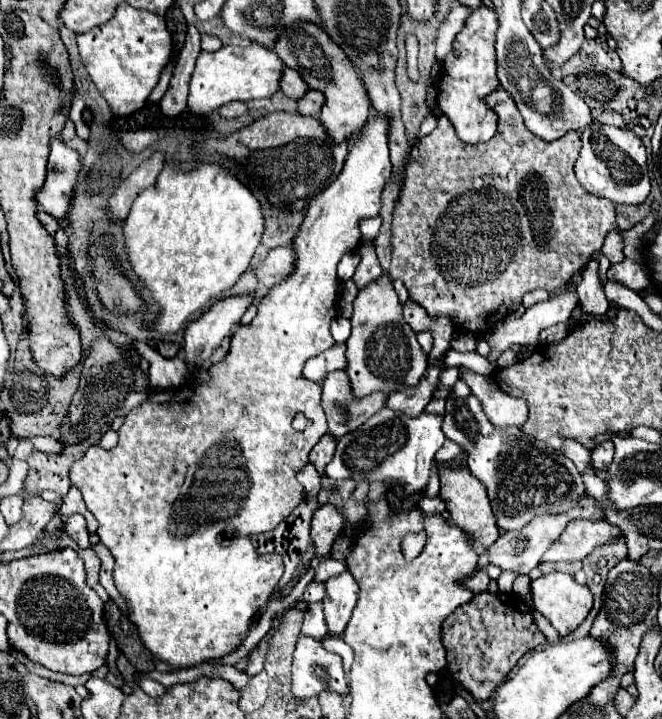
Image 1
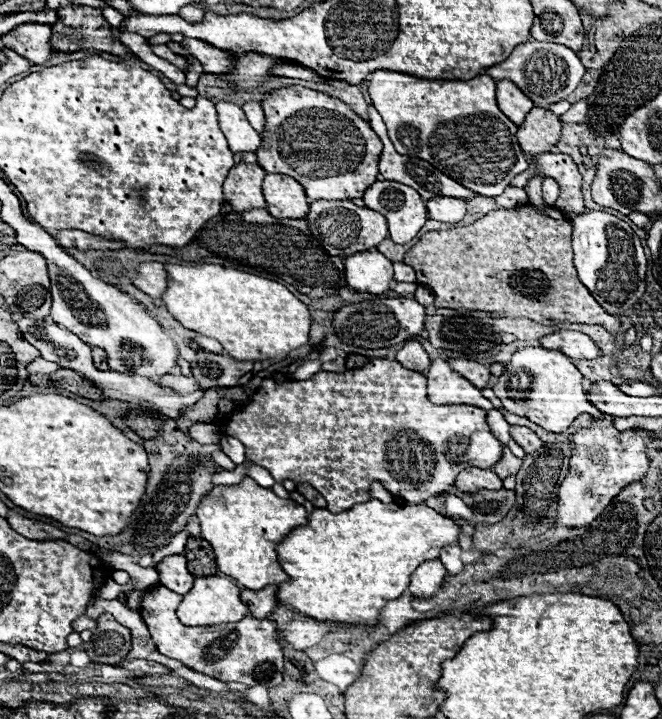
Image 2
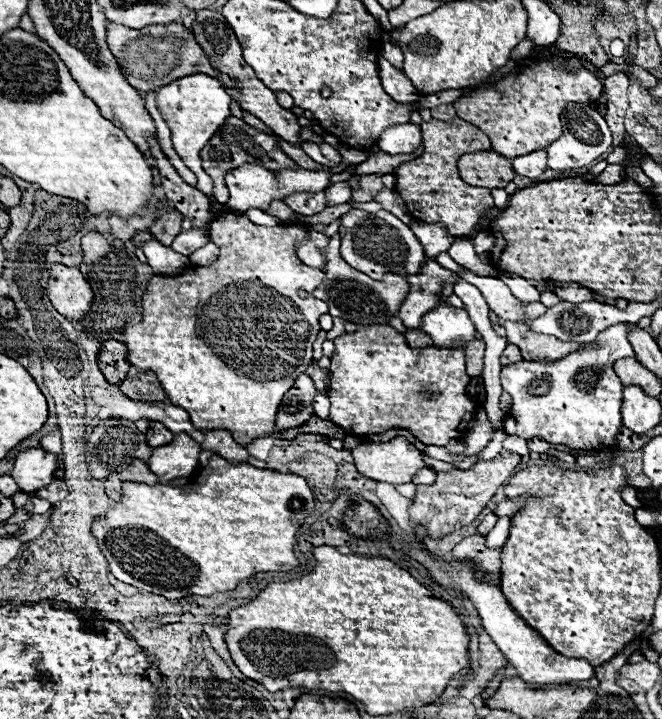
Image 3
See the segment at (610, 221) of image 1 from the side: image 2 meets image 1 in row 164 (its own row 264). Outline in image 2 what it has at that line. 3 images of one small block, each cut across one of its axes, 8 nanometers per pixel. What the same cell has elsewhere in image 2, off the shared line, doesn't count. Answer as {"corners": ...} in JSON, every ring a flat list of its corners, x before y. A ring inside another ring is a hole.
{"corners":[[522,206,522,208,510,208,510,210,494,210,490,214,486,214,484,218,476,220,474,224,470,226,462,226,462,228,452,228,452,230,432,230,432,232,426,232,404,256,404,264,412,266,416,270,416,278,418,278,418,284,422,286,428,286,430,292,434,294,434,306,436,308,452,308,452,310,458,310,458,308,464,308,464,310,476,310,476,312,488,312,492,316,522,316,522,318,530,318,538,324,544,324,544,326,556,326,558,322,568,322,568,324,602,324,608,332,612,334,618,334,620,330,620,318,616,316,610,316,608,312,604,312,600,308,600,304,590,296,590,292,586,290,586,286,578,280,578,274,576,274,576,268,574,268,574,262,572,262,572,228,570,228,570,222,568,218,564,216,563,212,556,208,550,208,550,210,542,211,541,214,532,208,532,206]]}

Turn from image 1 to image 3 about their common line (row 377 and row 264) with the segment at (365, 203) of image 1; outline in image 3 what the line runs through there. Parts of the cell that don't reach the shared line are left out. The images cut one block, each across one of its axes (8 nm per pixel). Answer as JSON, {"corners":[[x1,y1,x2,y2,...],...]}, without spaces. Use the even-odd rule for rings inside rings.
{"corners":[[226,212,226,214,220,214,210,224,208,236,210,236,210,242,214,242,220,250,218,258,210,266,196,266,196,268,192,268,184,274,154,276,148,284,146,294,142,296,142,322,136,324,136,326,124,328,124,338,126,338,124,344,128,344,128,362,142,372,144,370,156,372,162,388,166,390,168,400,174,406,184,408,196,428,226,428,232,434,238,432,238,434,234,434,234,438,238,440,238,444,246,446,254,438,264,438,264,436,270,436,274,432,276,410,282,402,282,396,288,392,288,388,294,384,294,380,302,372,306,372,308,364,312,364,312,344,316,340,316,334,320,332,318,318,328,312,328,304,324,300,318,300,318,298,300,298,298,292,300,290,314,292,318,288,318,284,324,280,324,272,304,266,296,256,296,246,302,240,306,240,306,236,308,236,306,226,302,226,302,224,280,224,280,226,274,226,274,228,266,228,266,226,256,226,254,222,250,222,245,213]]}

